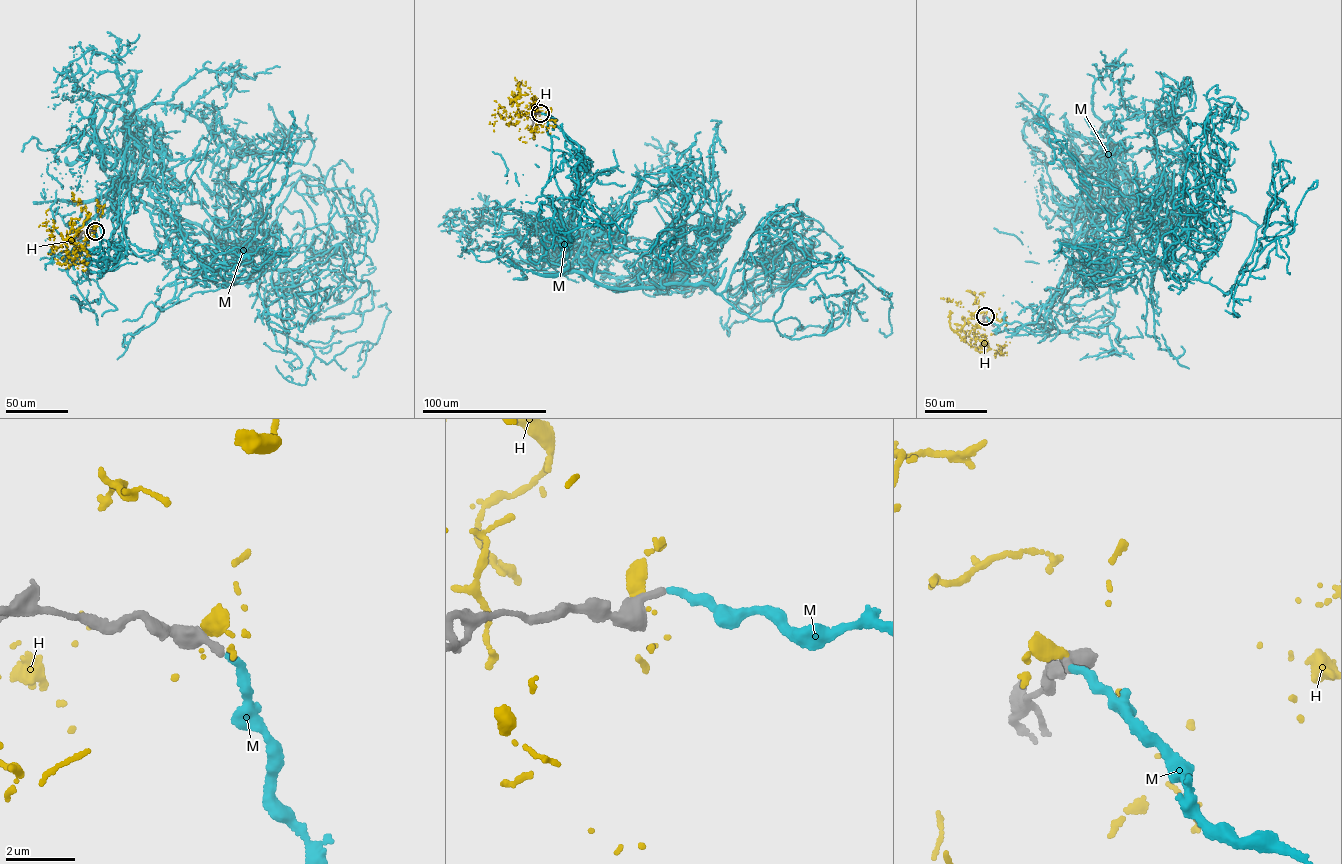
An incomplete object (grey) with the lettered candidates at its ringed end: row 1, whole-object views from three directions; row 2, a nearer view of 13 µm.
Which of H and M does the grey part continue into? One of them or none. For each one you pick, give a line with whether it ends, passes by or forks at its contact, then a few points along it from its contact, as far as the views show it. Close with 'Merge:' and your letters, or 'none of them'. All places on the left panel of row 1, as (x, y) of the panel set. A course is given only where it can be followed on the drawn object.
M: it ends; course (95, 231), (97, 251), (68, 252), (124, 175), (243, 247), (268, 326), (326, 364), (375, 344), (380, 306)
Merge: M

